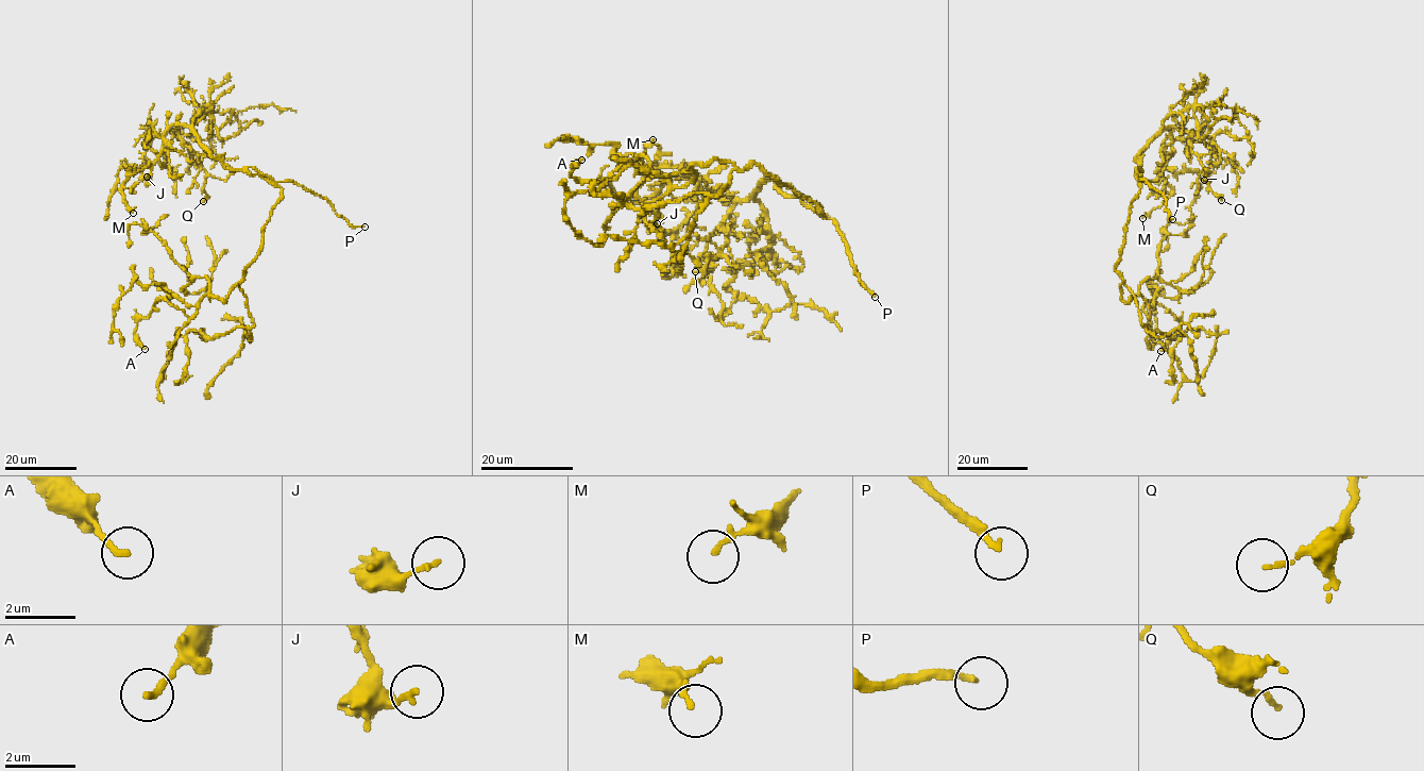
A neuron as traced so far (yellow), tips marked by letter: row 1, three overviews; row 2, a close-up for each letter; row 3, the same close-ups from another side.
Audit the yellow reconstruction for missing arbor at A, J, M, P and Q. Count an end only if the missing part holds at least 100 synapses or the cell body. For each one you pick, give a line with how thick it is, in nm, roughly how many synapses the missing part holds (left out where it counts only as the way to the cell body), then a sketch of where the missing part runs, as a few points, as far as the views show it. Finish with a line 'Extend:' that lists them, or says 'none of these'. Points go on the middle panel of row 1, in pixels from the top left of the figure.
P: calibre 190 nm
Extend: P

